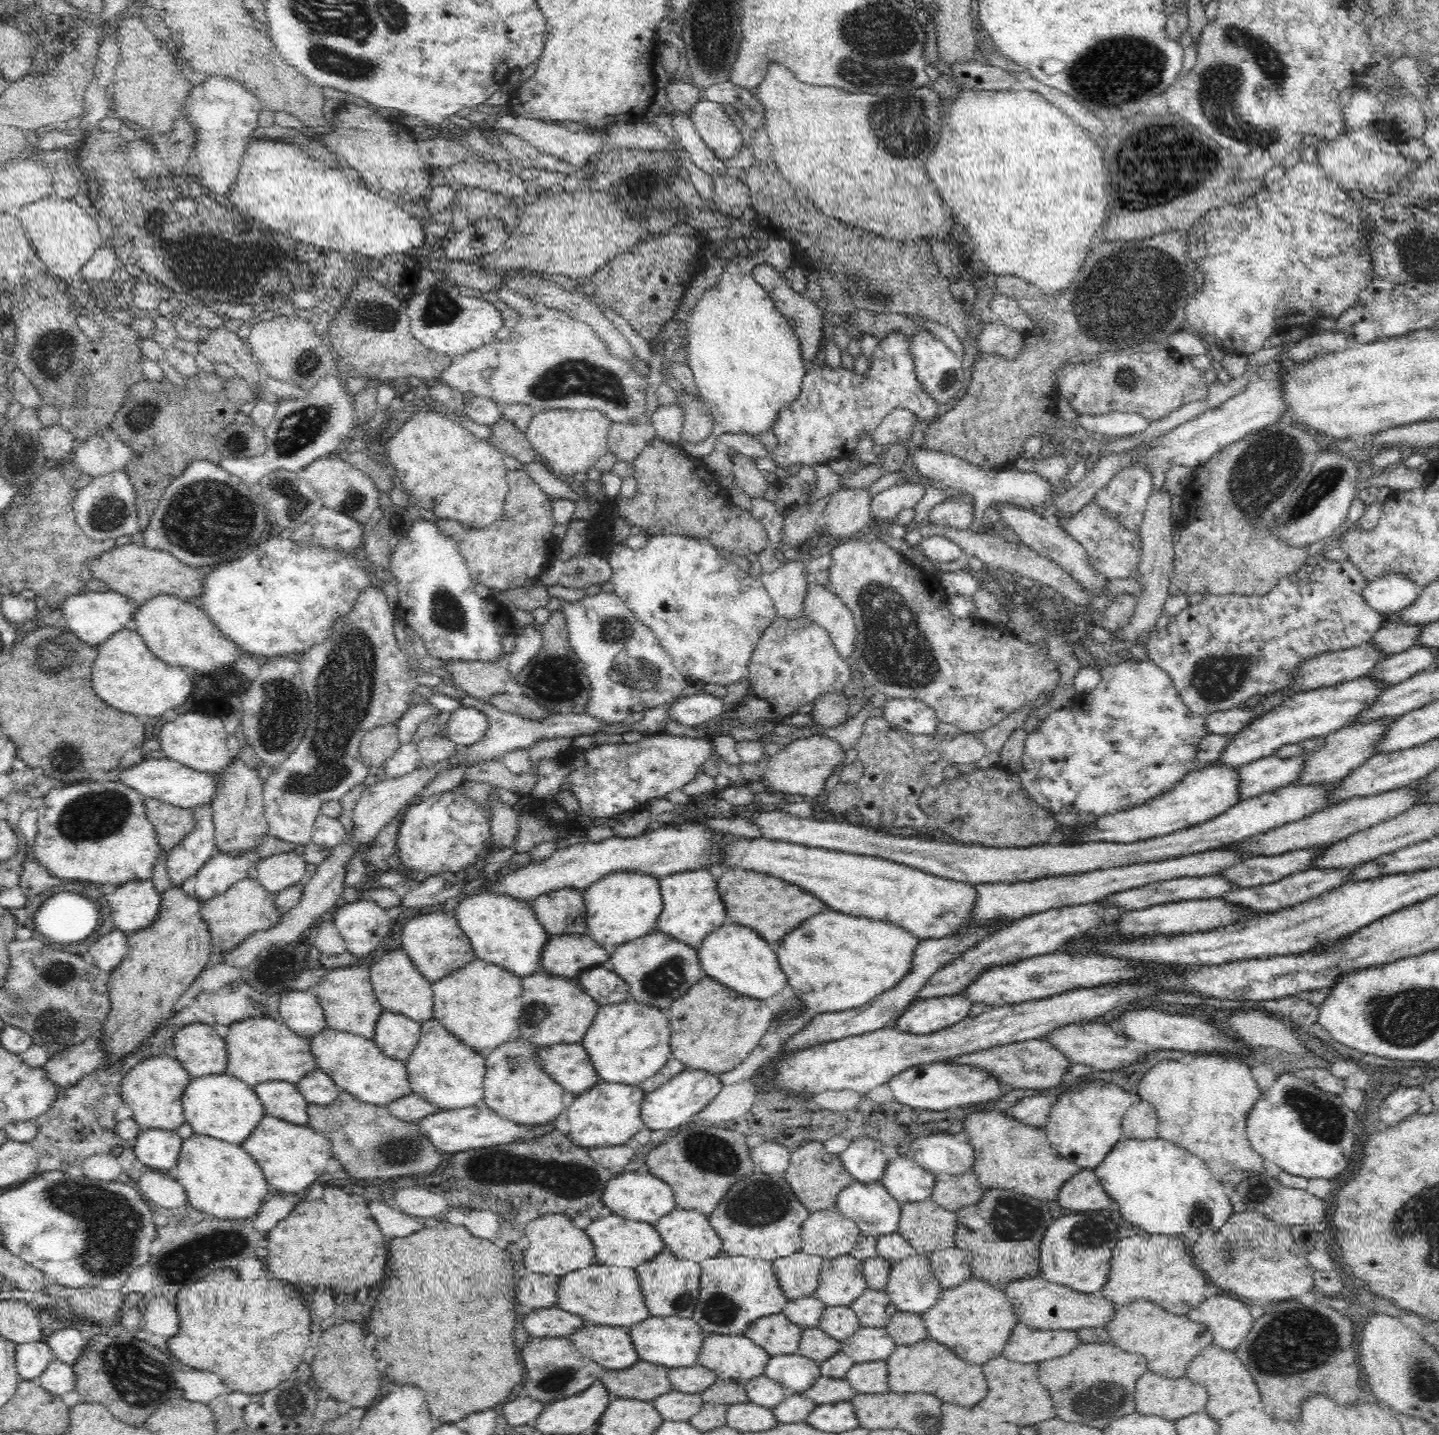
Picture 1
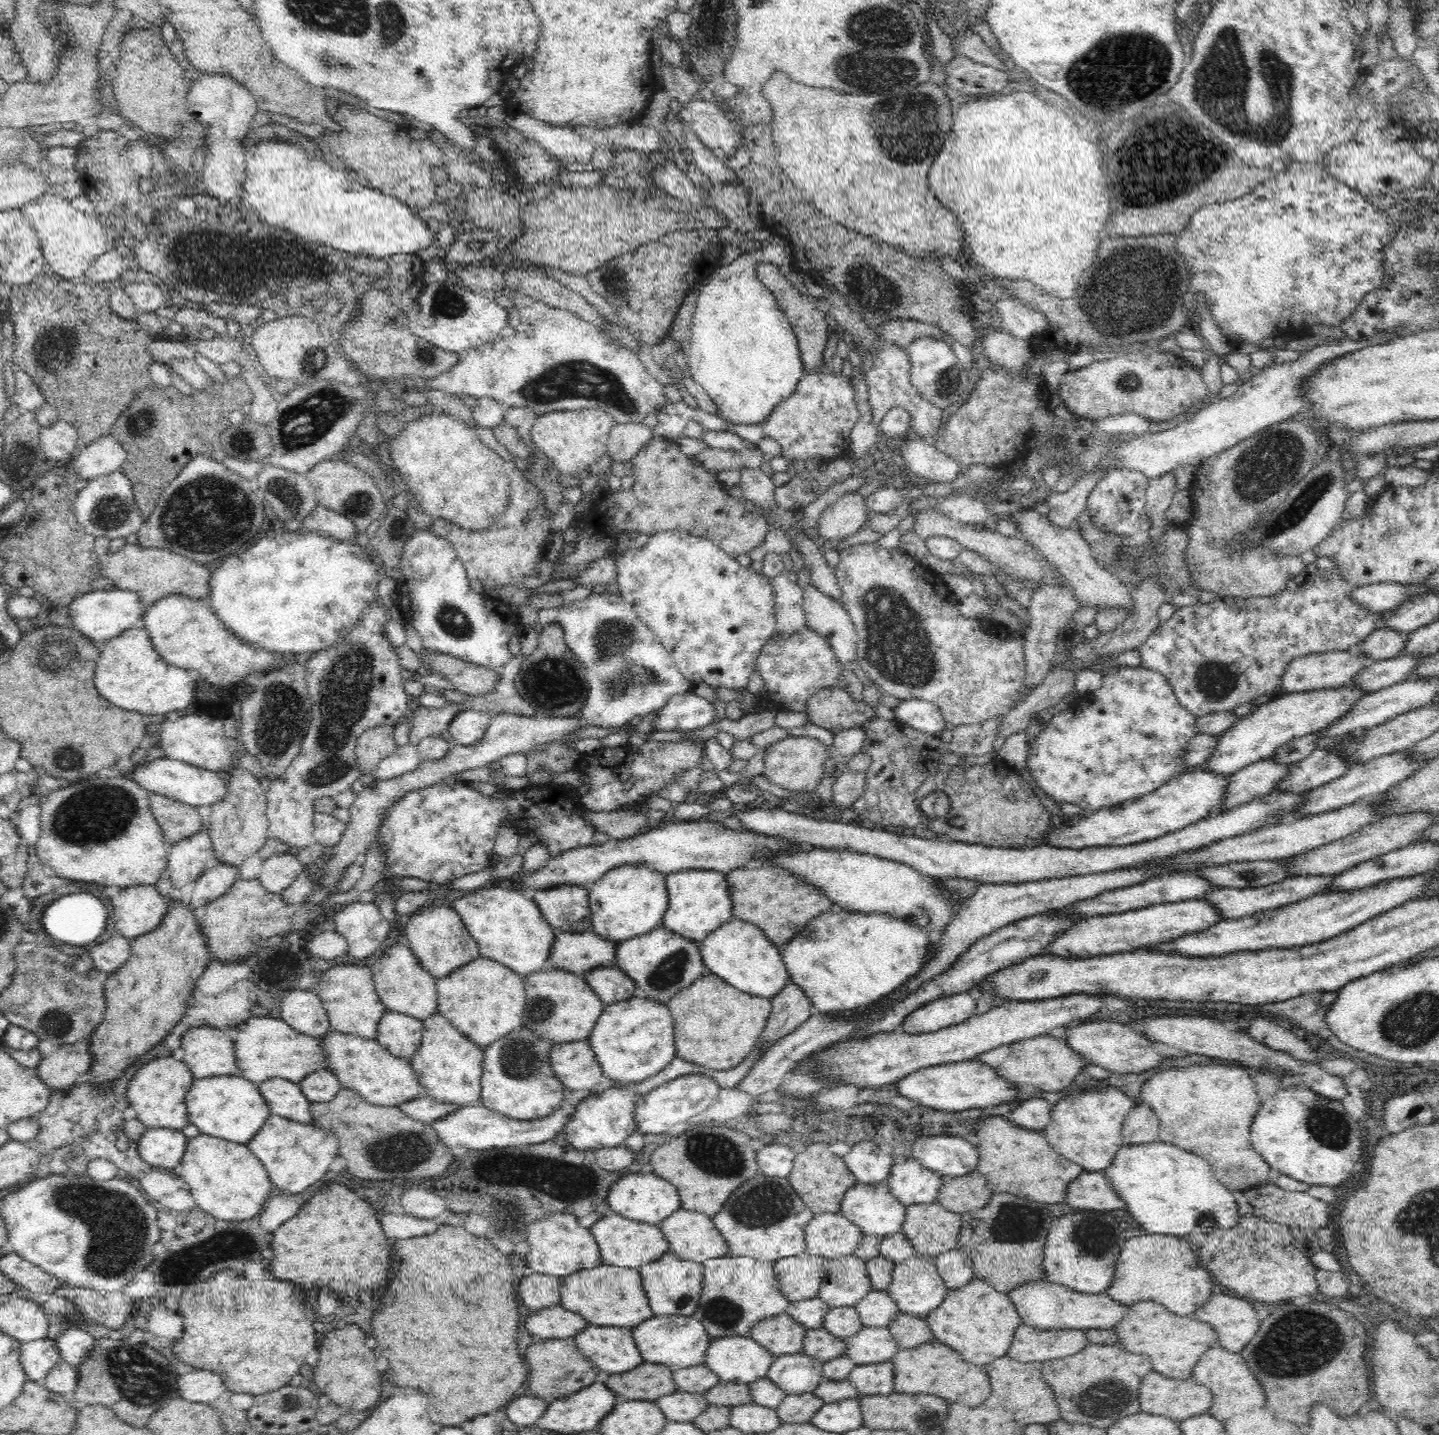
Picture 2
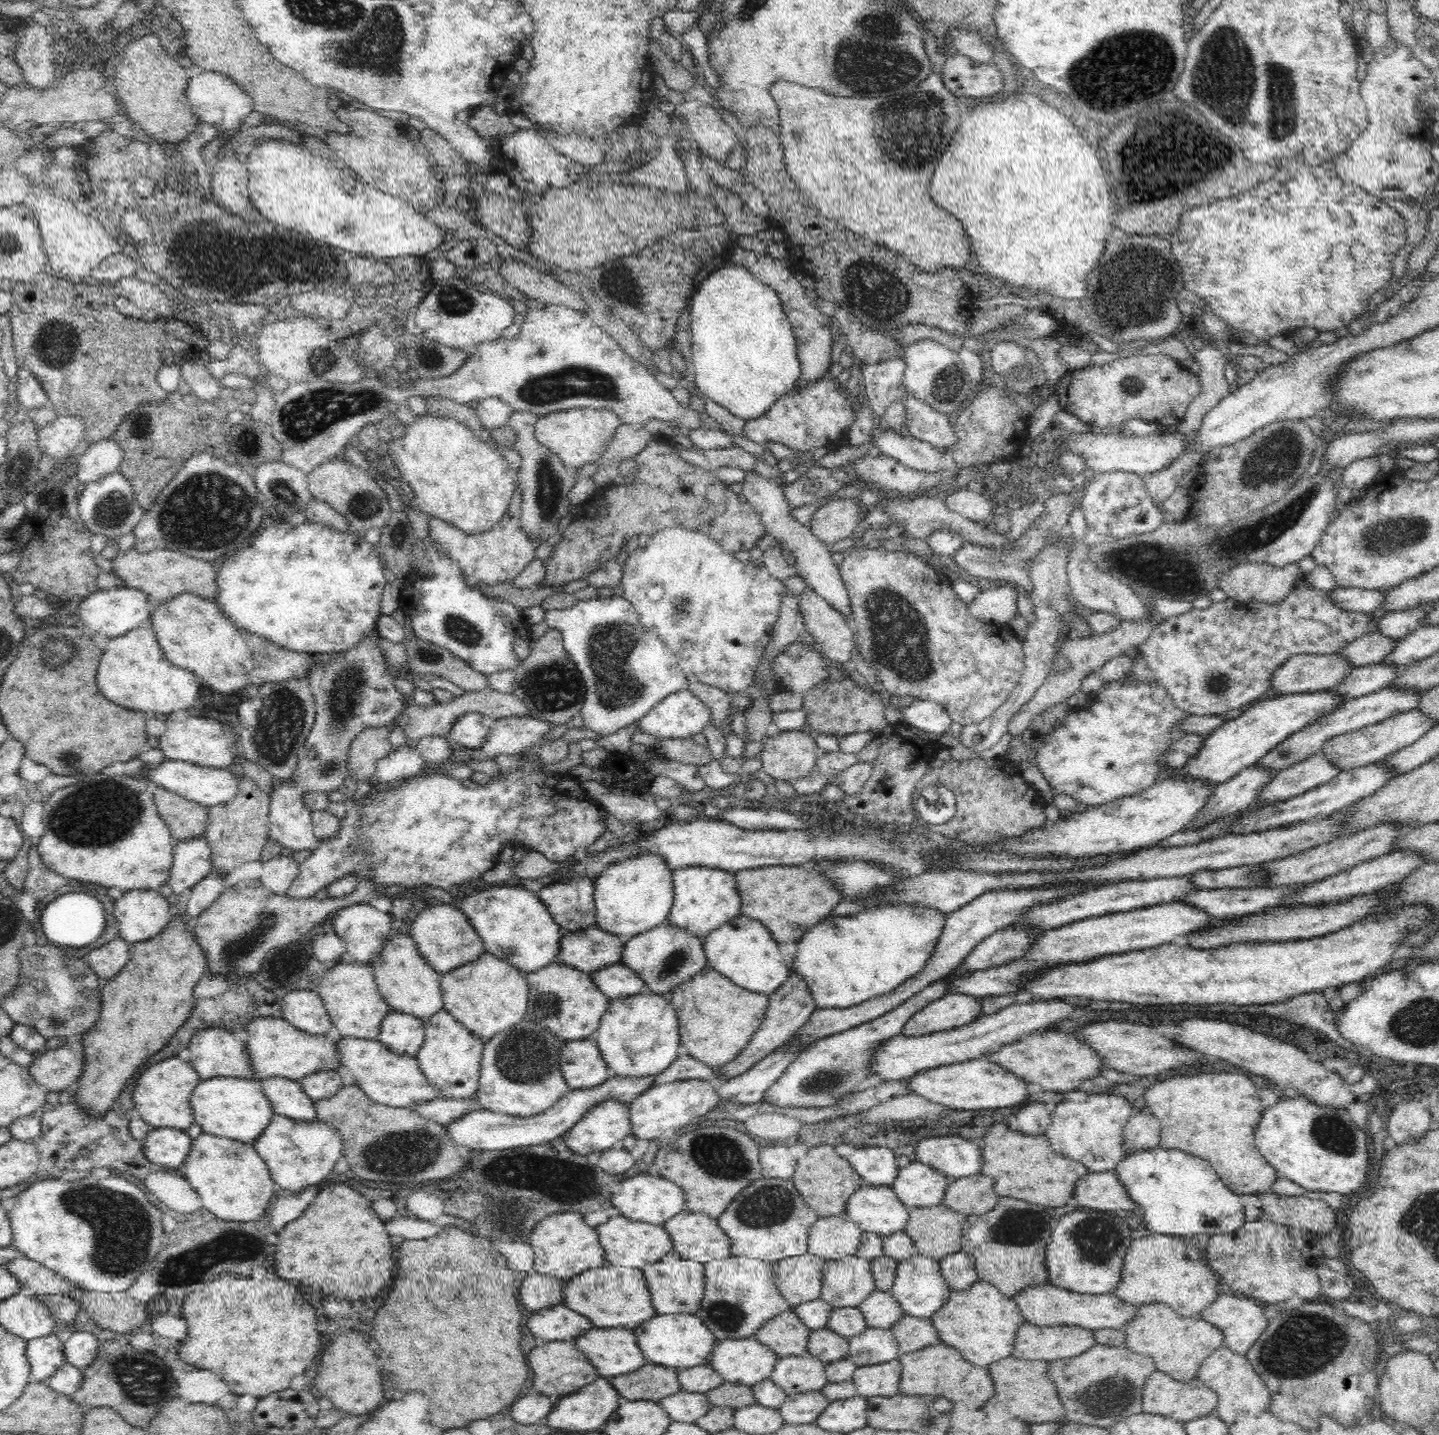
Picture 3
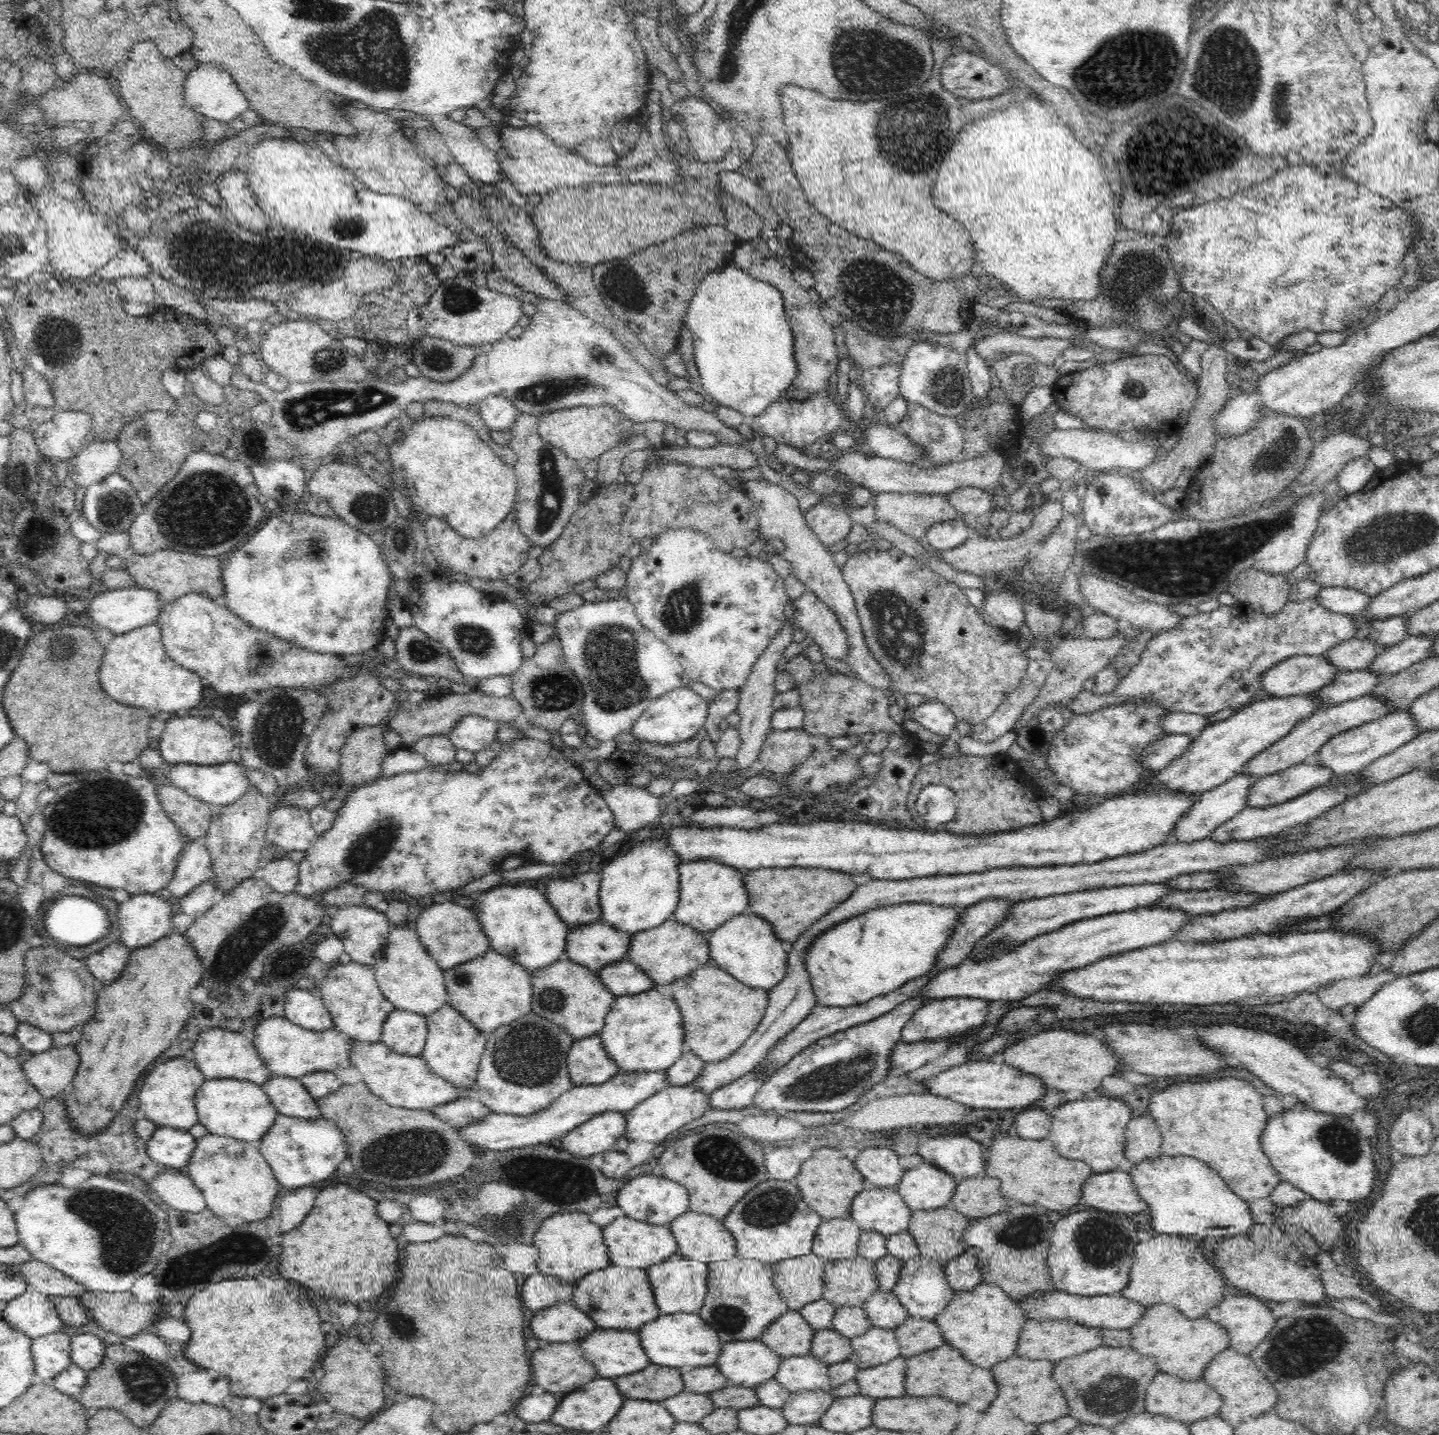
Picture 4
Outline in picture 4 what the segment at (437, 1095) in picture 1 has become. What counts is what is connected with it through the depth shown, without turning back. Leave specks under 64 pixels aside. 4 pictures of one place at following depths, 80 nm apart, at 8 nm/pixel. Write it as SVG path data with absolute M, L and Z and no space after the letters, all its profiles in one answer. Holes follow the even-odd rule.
M449 1004L440 1007L427 1017L427 1041L421 1057L427 1067L458 1090L475 1088L478 1068L487 1043L488 1034L480 1032L469 1020L466 1020L455 1008Z

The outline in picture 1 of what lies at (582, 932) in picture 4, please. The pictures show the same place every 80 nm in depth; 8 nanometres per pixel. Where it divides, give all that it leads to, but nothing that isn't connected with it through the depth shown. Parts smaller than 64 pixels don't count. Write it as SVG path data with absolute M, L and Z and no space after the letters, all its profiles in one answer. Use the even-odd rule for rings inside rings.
M589 934L552 936L543 946L538 972L575 978L592 967L608 965L609 953L610 949L598 946Z

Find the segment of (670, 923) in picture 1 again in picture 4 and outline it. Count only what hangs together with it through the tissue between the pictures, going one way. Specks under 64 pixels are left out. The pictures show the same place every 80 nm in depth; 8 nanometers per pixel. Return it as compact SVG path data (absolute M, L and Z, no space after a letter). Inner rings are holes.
M690 860L686 864L680 863L680 898L672 918L698 932L709 934L732 917L748 912L749 896L743 871L715 860Z

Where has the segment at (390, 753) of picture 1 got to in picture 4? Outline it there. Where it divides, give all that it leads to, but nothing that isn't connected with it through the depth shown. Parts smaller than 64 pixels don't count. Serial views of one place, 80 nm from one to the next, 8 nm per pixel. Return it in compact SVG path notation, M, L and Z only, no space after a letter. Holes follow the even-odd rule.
M385 725L364 726L352 732L340 752L340 785L350 788L379 777L383 760L391 751L384 743L387 732Z

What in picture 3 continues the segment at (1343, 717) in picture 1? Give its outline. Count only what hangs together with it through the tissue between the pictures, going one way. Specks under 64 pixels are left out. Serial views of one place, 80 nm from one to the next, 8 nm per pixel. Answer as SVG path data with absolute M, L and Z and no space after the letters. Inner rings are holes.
M1335 690L1282 695L1273 700L1262 700L1238 717L1224 722L1212 734L1206 735L1202 750L1188 762L1189 764L1184 769L1170 771L1167 775L1176 780L1204 780L1214 786L1226 782L1244 768L1257 764L1258 760L1262 760L1278 744L1282 744L1296 732L1304 730L1308 724L1314 724L1320 718L1340 709L1344 702L1346 701Z

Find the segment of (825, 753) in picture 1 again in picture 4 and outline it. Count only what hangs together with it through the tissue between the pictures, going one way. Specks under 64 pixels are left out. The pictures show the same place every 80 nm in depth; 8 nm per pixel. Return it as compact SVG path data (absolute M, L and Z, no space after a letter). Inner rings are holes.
M792 728L792 730L772 730L768 733L764 741L758 766L773 773L774 777L786 776L794 773L810 756L812 752L812 744L810 743L810 733L804 728Z

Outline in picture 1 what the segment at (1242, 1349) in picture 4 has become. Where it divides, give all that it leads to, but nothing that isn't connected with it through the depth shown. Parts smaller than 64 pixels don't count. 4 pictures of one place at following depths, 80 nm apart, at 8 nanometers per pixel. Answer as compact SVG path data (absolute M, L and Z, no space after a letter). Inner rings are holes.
M1212 1291L1209 1294L1210 1296L1206 1296L1198 1305L1198 1308L1192 1308L1186 1315L1190 1320L1202 1322L1202 1324L1208 1327L1208 1330L1212 1333L1212 1342L1214 1345L1218 1345L1221 1349L1227 1351L1234 1351L1252 1328L1250 1310L1240 1300L1233 1298L1230 1300L1228 1296L1212 1296L1212 1294L1216 1294L1216 1292Z

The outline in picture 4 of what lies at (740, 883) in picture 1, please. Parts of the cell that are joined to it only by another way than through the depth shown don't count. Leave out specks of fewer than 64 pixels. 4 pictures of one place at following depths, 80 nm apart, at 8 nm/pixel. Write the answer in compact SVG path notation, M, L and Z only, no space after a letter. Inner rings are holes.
M759 868L742 873L749 896L747 910L768 921L776 936L786 942L796 942L804 930L842 904L859 883L857 877L848 873L822 868Z

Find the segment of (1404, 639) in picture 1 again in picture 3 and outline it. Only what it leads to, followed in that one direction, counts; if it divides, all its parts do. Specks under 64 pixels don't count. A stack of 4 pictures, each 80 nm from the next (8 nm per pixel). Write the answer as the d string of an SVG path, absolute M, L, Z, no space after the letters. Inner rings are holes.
M1370 632L1348 643L1338 654L1346 658L1353 667L1366 666L1383 662L1392 655L1397 644L1398 642L1385 636L1384 633Z

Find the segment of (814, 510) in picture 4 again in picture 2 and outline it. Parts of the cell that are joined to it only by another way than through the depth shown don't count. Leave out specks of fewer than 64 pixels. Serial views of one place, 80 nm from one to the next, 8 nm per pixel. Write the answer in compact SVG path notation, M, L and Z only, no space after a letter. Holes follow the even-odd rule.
M846 493L820 514L813 533L821 541L845 539L864 528L868 516L864 496Z

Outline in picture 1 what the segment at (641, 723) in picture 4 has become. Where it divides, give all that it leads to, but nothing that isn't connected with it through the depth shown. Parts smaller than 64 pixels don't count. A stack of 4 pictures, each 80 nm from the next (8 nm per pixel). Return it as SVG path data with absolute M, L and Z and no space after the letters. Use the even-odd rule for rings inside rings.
M705 692L678 698L668 712L670 721L677 720L686 726L696 727L720 716L724 710L724 700Z

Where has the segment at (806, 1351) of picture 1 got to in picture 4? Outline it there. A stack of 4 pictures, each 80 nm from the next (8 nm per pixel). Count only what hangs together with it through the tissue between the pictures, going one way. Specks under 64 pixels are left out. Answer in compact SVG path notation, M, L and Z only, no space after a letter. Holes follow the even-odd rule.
M830 1328L814 1333L810 1354L828 1365L848 1360L852 1353L851 1339L839 1332Z

